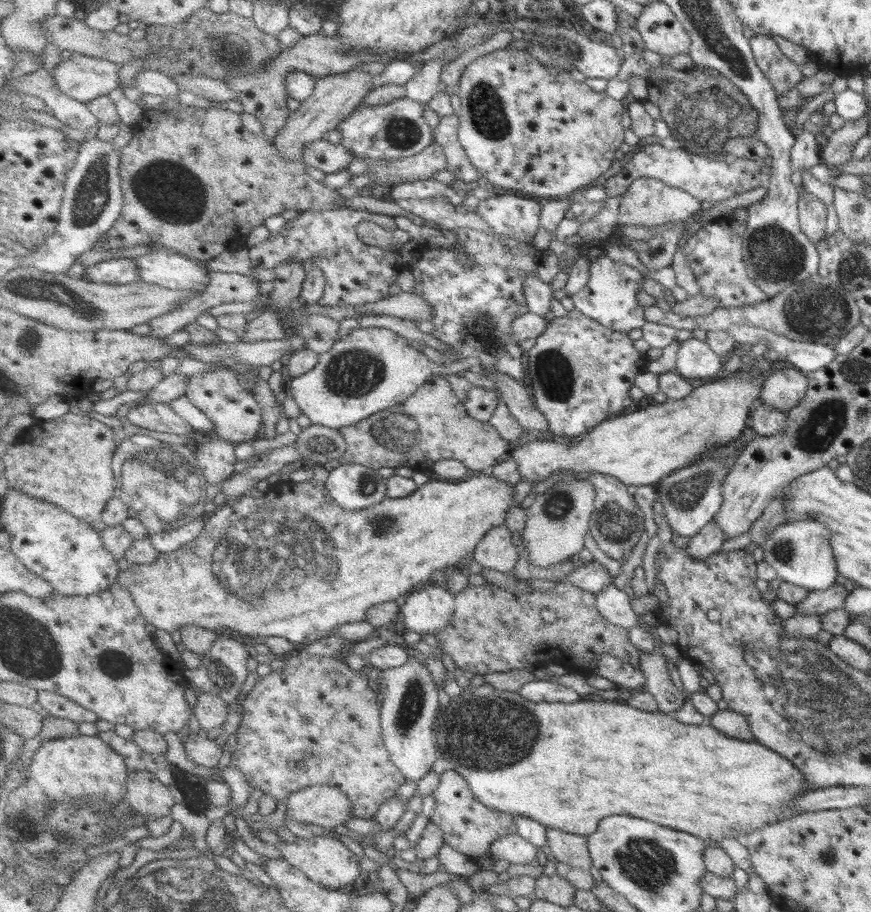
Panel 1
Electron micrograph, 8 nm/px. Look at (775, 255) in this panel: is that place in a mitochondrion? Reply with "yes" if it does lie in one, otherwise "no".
yes

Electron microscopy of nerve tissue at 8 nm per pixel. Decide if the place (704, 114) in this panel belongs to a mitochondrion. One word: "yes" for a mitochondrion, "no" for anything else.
yes

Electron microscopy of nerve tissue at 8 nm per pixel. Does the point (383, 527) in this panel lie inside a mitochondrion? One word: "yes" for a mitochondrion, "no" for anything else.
yes

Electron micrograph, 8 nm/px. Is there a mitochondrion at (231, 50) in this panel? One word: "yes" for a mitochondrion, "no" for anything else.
yes

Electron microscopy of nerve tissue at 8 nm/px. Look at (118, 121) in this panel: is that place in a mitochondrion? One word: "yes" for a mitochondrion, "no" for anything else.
no

